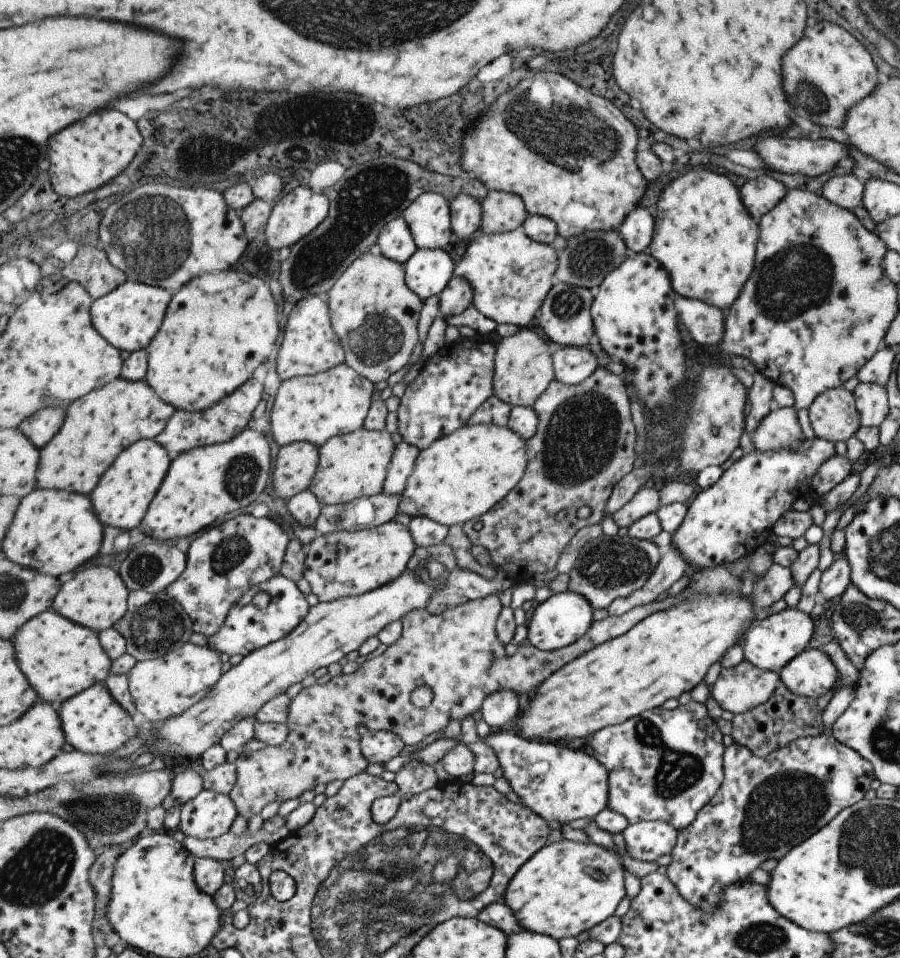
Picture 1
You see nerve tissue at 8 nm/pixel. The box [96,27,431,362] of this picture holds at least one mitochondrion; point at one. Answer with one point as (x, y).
(153, 233)

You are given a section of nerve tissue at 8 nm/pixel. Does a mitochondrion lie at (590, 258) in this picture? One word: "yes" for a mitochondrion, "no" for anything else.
yes

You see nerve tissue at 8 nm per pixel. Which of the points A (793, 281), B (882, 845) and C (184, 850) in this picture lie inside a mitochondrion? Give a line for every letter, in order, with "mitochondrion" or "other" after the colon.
A: mitochondrion
B: mitochondrion
C: other

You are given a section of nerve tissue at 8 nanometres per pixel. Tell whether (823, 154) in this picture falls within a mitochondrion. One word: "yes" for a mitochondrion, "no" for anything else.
no

